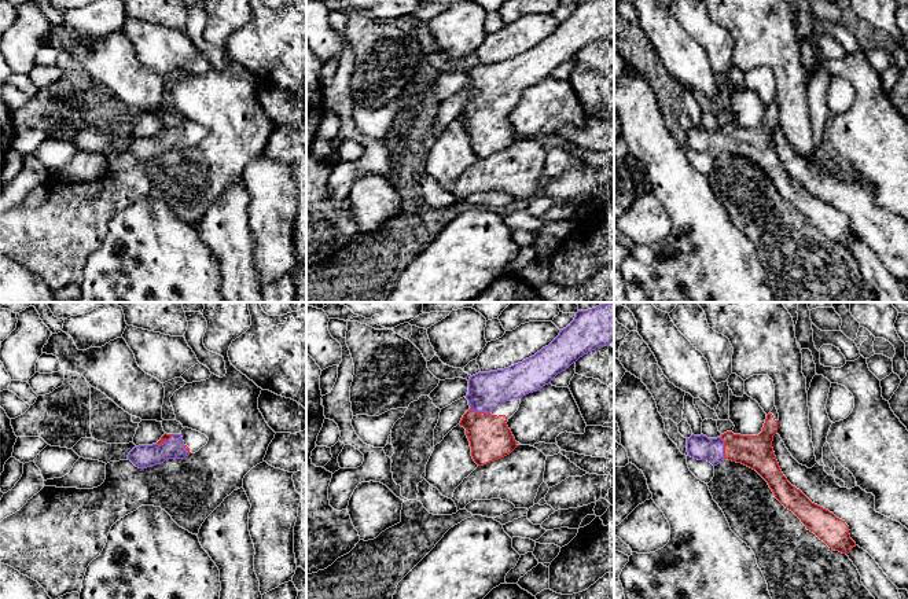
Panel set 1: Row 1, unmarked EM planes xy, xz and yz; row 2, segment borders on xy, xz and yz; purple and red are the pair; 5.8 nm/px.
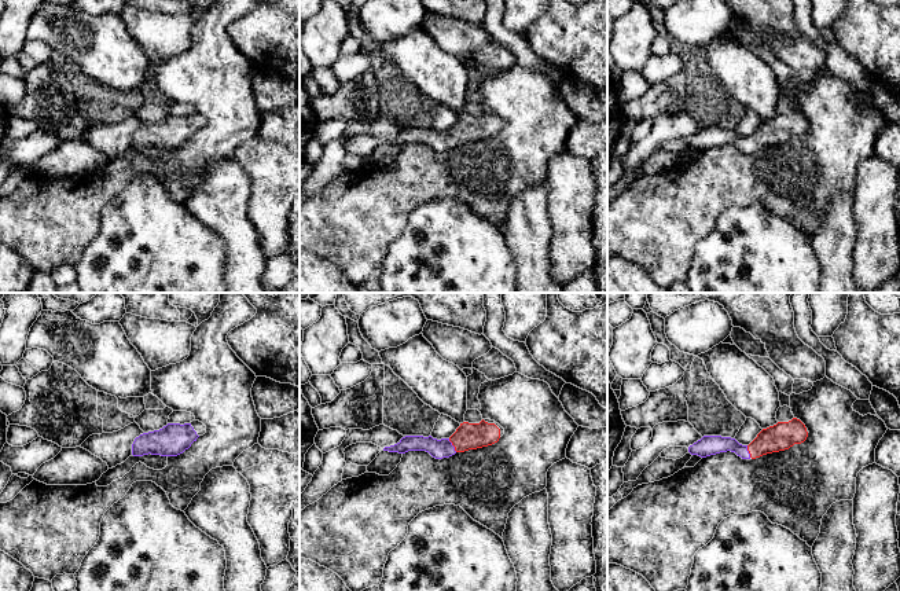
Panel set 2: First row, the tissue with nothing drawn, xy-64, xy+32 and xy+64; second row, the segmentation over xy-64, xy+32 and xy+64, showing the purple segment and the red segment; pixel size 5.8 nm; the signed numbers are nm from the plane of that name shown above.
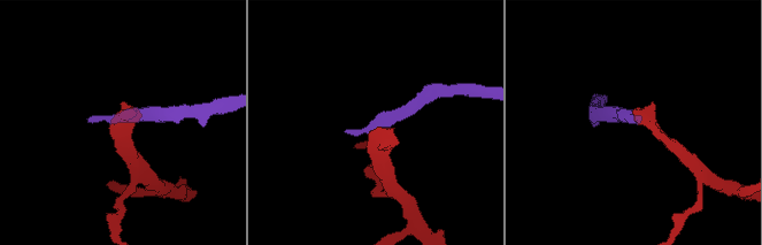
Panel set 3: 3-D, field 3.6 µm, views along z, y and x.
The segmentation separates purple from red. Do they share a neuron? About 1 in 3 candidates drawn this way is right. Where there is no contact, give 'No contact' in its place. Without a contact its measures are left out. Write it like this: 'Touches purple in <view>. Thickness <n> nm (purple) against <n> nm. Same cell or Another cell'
Touches purple in yz. Thickness 140 nm (purple) against 190 nm. Same cell

